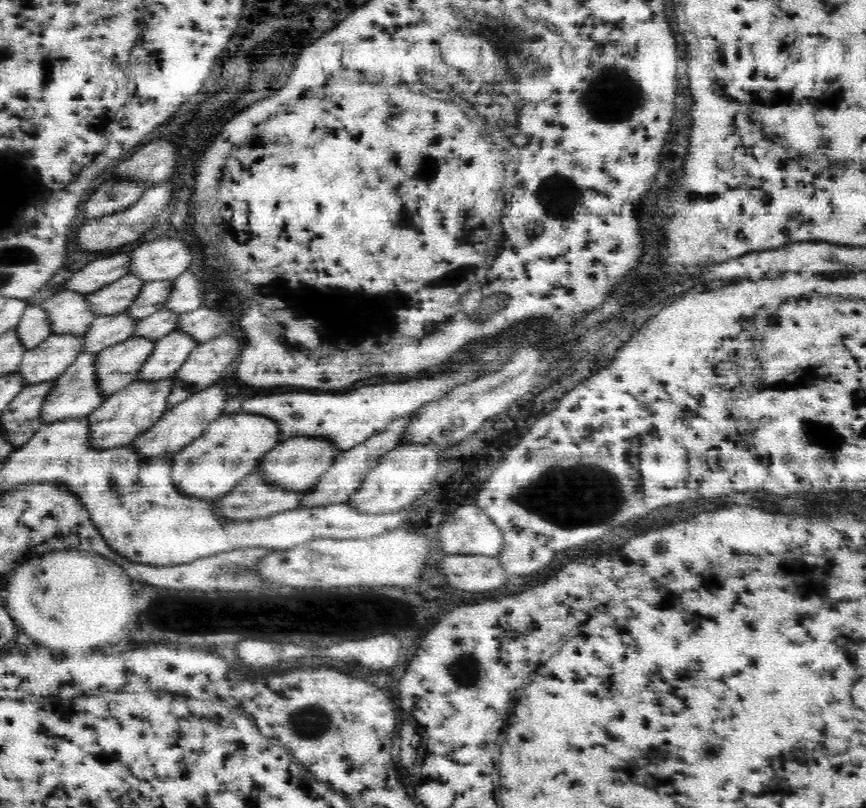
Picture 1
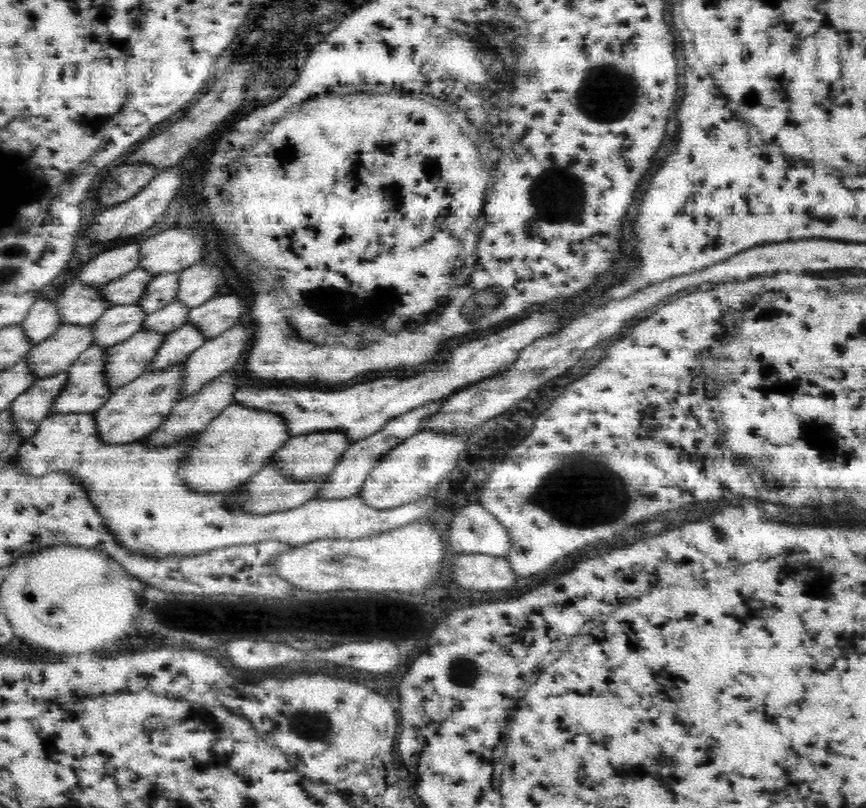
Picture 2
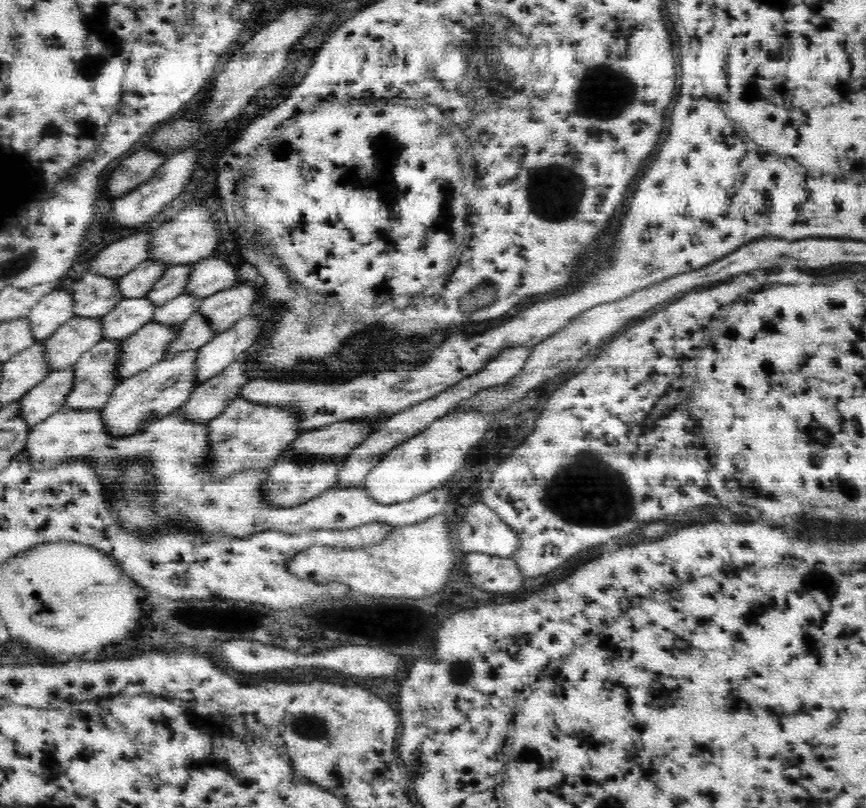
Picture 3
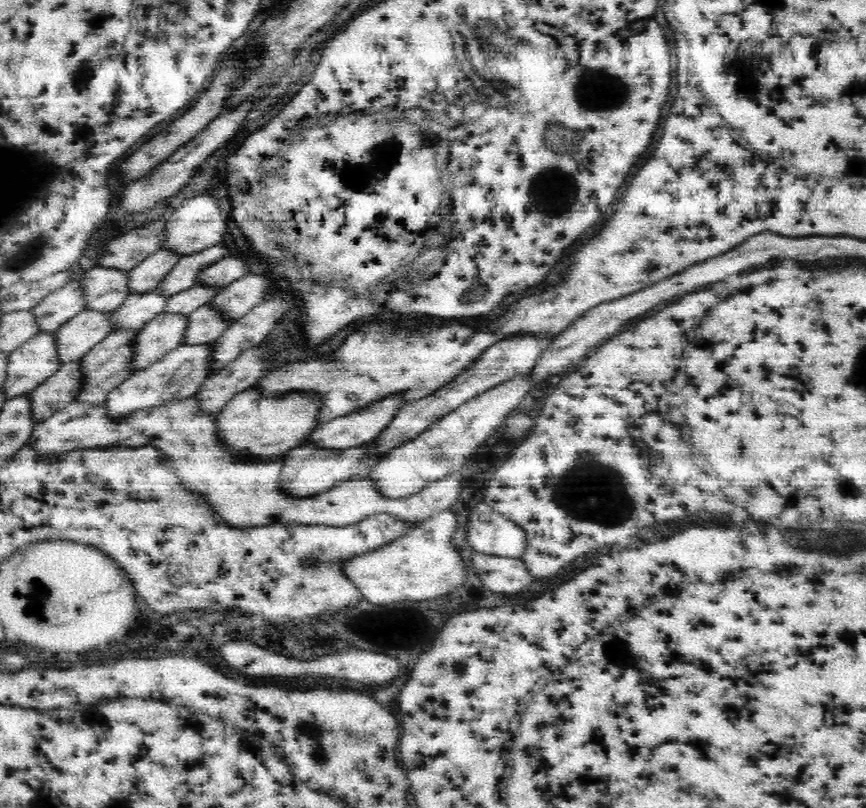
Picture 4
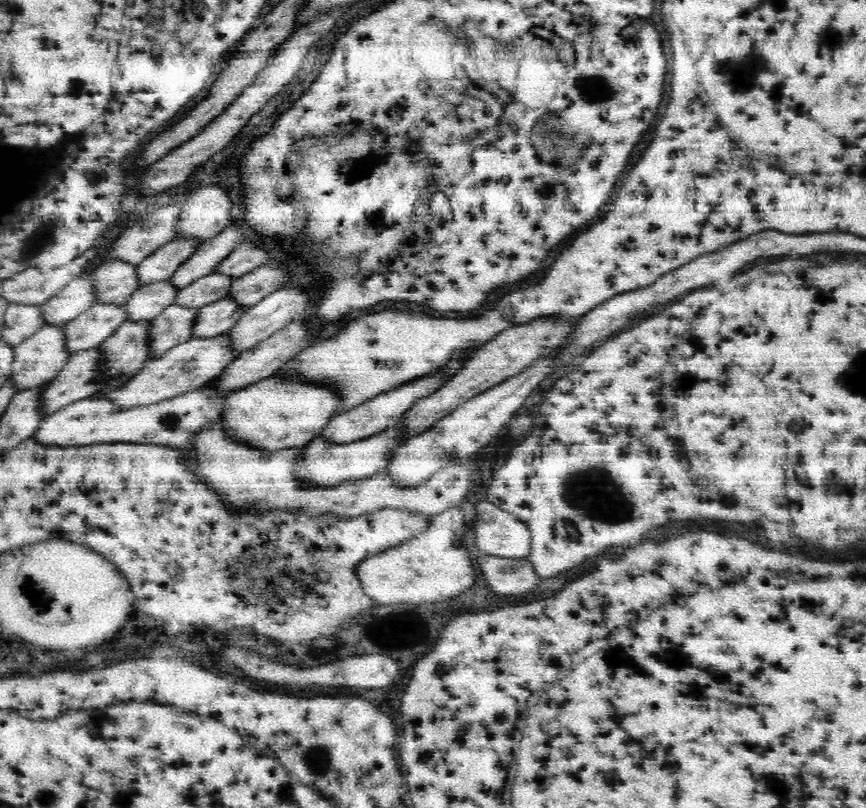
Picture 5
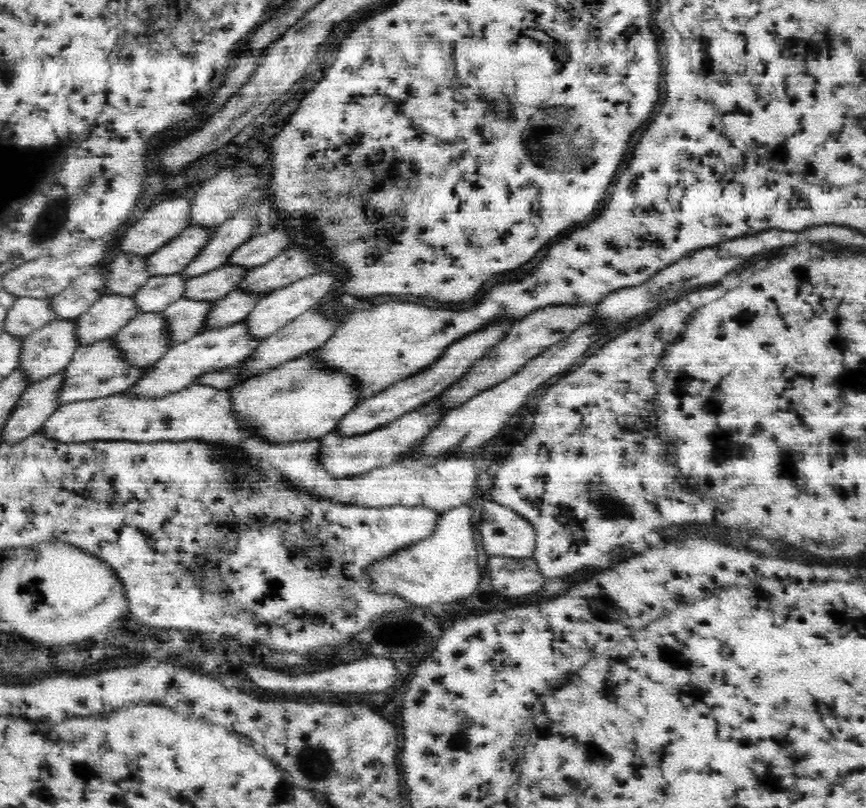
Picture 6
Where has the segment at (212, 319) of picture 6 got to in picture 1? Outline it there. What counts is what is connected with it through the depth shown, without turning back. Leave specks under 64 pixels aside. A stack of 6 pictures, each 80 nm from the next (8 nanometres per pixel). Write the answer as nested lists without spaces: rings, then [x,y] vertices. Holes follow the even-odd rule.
[[[172,331],[158,339],[152,354],[138,372],[138,381],[159,381],[174,377],[188,360],[188,355],[198,346],[196,339],[184,331]]]

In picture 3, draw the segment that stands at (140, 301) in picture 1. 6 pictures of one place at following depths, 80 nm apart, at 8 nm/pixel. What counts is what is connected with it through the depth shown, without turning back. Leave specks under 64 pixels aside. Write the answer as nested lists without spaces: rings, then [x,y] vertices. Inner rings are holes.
[[[176,264],[168,268],[161,276],[161,280],[154,284],[152,291],[146,294],[146,297],[157,307],[165,302],[180,296],[186,292],[188,280],[190,279],[190,270],[195,264]]]

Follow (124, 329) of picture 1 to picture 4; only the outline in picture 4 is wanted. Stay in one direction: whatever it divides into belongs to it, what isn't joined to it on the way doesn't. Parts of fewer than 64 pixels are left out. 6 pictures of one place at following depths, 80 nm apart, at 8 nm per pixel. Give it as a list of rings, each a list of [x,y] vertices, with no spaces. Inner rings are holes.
[[[158,288],[143,293],[130,293],[124,304],[114,310],[115,326],[112,331],[130,329],[138,332],[164,311],[168,299],[168,295]]]

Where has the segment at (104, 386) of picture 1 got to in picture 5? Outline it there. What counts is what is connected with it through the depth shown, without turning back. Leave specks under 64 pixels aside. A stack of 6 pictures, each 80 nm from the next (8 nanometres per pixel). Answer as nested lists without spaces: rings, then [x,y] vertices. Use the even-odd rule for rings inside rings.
[[[176,303],[164,308],[151,321],[150,360],[160,358],[168,349],[174,348],[192,338],[192,328],[199,314],[197,308],[184,307]]]

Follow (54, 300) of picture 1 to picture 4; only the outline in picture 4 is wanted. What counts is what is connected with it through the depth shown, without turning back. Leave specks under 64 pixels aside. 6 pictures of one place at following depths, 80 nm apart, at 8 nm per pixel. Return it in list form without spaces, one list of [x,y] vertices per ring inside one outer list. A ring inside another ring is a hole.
[[[96,266],[86,271],[80,282],[84,290],[86,308],[108,312],[122,306],[131,291],[128,273]]]

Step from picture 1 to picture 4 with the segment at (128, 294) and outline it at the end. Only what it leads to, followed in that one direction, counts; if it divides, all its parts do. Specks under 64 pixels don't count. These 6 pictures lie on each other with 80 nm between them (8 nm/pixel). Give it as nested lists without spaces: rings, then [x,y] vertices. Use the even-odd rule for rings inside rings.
[[[160,249],[154,255],[146,257],[146,260],[128,273],[130,293],[157,289],[180,260],[181,254],[174,249]]]

